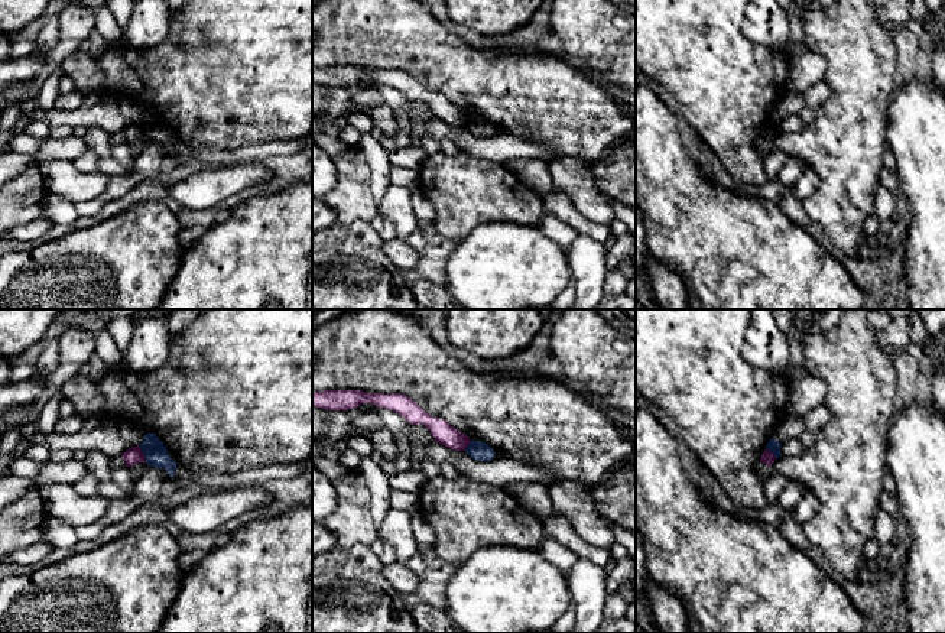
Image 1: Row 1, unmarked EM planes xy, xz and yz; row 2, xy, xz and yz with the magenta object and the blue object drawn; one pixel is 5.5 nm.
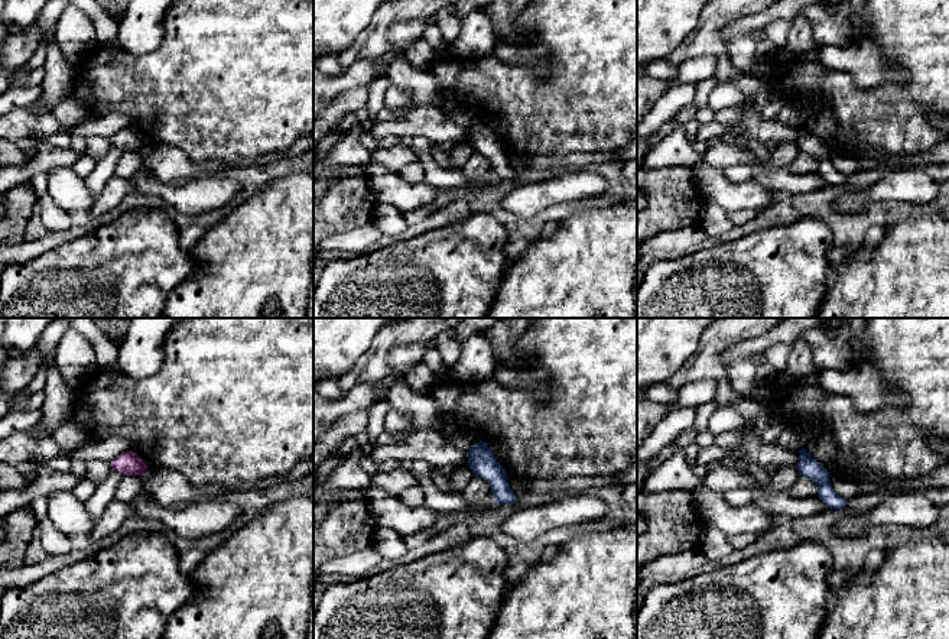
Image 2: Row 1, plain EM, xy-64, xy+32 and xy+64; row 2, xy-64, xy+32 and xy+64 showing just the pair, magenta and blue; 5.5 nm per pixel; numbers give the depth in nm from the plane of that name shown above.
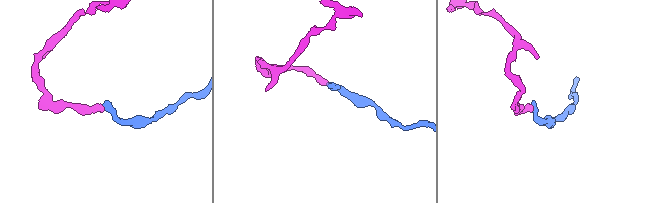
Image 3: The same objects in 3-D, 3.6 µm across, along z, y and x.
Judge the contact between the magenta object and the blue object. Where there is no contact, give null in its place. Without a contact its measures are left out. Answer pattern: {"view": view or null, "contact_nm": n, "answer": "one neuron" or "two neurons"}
{"view": "xy", "contact_nm": 90, "answer": "two neurons"}

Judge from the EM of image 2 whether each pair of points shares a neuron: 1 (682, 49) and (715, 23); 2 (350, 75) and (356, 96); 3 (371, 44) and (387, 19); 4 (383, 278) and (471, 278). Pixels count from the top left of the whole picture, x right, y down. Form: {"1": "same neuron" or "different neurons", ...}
{"1": "same neuron", "2": "different neurons", "3": "same neuron", "4": "same neuron"}

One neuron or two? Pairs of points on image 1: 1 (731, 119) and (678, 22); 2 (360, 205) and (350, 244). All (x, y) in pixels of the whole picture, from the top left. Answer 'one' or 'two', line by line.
1: one
2: two

